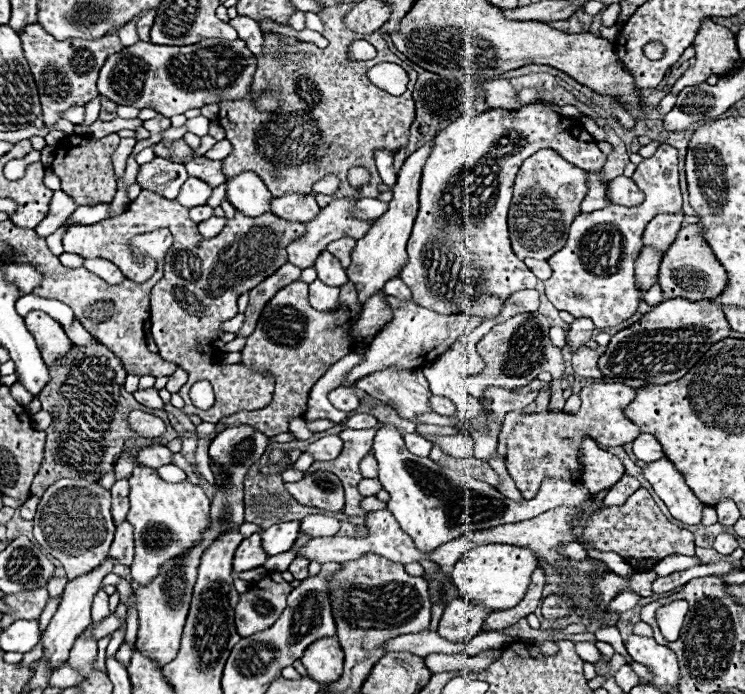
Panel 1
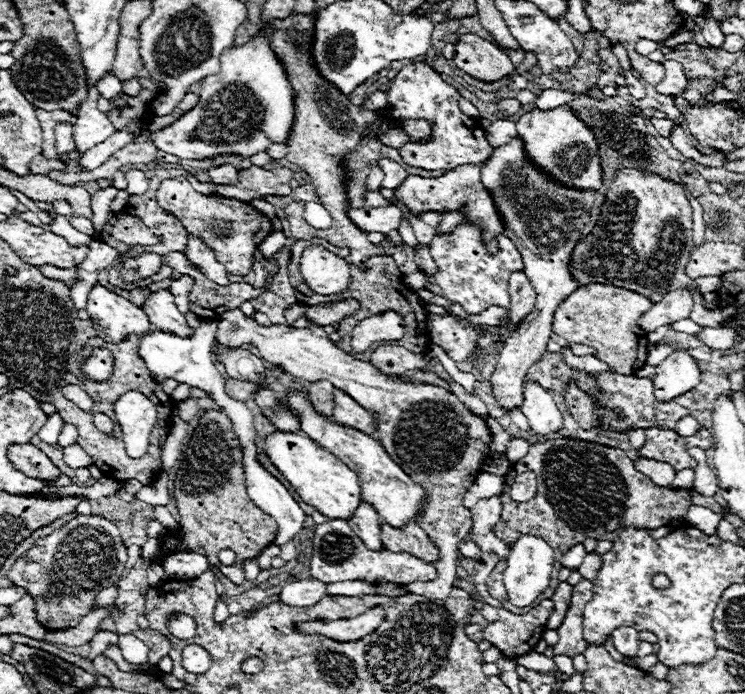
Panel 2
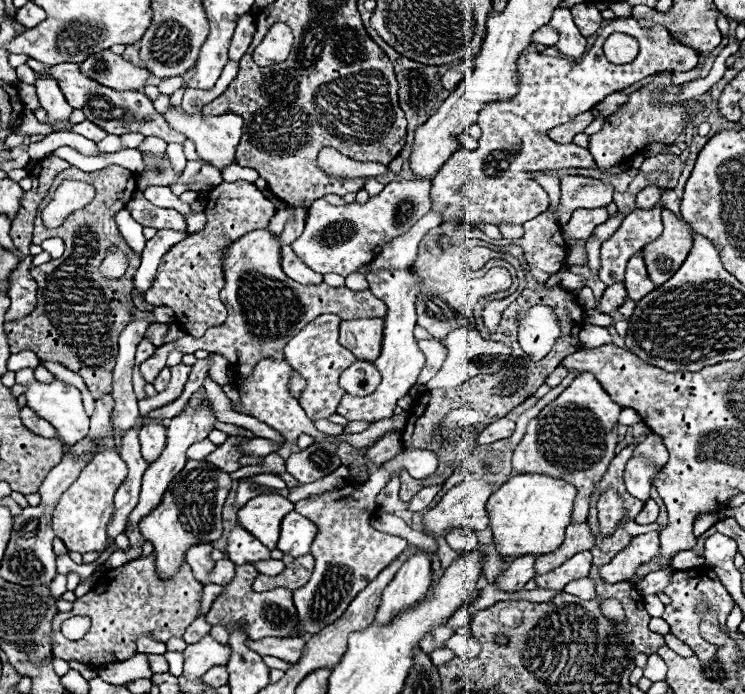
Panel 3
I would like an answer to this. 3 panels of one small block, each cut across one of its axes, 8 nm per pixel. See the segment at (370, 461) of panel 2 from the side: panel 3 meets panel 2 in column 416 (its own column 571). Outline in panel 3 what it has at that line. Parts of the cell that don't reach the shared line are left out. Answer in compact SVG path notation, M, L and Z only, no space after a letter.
M518 474L504 482L488 500L486 514L490 520L490 529L493 533L493 543L500 558L520 558L520 556L540 556L552 554L556 546L564 540L564 530L570 524L572 504L574 504L576 488L568 482L548 478L544 474Z

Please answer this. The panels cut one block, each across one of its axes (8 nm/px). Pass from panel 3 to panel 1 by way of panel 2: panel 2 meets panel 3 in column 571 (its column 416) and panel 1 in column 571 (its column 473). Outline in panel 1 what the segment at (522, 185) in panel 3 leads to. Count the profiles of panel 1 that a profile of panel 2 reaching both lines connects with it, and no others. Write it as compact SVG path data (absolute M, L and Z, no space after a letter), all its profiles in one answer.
M536 100L520 110L488 110L466 126L452 122L434 140L420 182L420 212L408 240L408 262L398 278L412 290L416 304L438 314L474 314L484 320L498 316L510 294L536 288L538 278L512 252L508 240L508 208L514 178L522 162L536 150L552 148L566 162L602 172L606 154L600 152L586 128L576 128L574 118L552 110L550 102Z

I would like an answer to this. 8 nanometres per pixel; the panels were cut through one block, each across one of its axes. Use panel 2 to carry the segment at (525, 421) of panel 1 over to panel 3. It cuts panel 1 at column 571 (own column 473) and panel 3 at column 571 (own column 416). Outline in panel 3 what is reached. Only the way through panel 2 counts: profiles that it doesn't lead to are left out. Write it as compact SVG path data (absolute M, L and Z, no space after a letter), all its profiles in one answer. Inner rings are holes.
M584 372L536 418L530 420L524 438L514 448L512 474L548 474L572 482L578 490L572 510L572 522L586 522L588 502L594 486L604 476L610 460L616 456L618 416L622 408L612 402L600 382ZM589 577L574 580L566 585L564 592L574 594L584 600L596 600L595 583Z

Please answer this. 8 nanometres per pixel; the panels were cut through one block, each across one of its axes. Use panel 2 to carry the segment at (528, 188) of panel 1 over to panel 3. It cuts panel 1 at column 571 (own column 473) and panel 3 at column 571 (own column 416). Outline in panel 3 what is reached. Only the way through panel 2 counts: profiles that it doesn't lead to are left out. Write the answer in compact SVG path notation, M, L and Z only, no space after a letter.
M584 176L560 178L560 202L554 212L558 224L566 224L576 208L604 208L612 202L612 186Z

